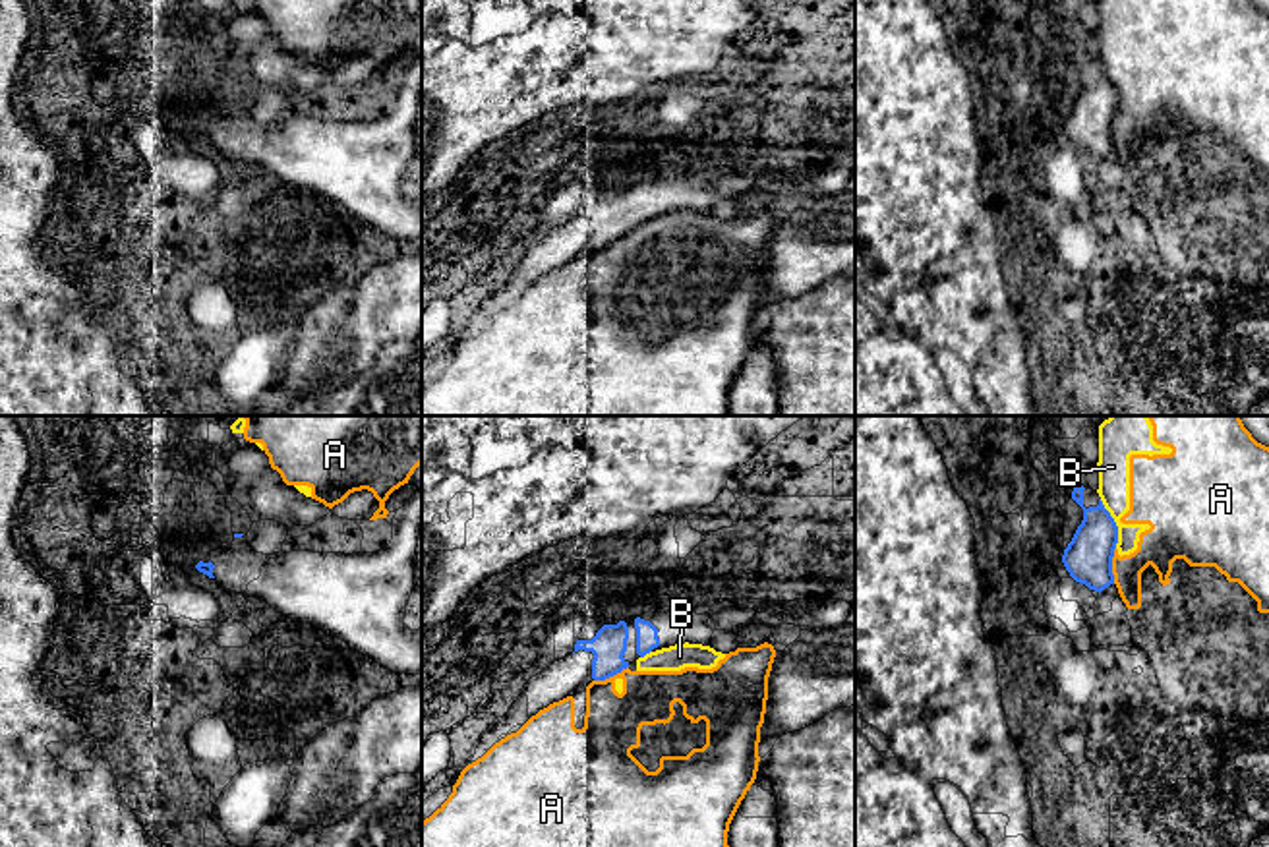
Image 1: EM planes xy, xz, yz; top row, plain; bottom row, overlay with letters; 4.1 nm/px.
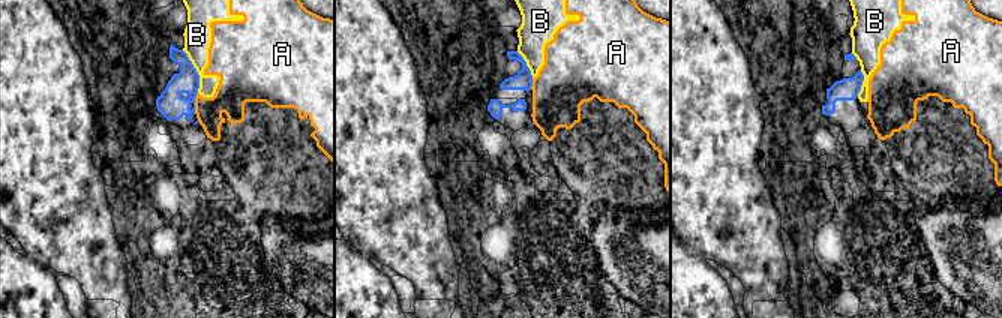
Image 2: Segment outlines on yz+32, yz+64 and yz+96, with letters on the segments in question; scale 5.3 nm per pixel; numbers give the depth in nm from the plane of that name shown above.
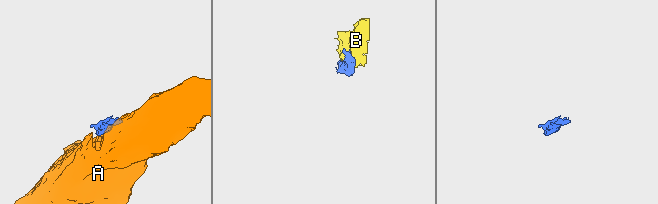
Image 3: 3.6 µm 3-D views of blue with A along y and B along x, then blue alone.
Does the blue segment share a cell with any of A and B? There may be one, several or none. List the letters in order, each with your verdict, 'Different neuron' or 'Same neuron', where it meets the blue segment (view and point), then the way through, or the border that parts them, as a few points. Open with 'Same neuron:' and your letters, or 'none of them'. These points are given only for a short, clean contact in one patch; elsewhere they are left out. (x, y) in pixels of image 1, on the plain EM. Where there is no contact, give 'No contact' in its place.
Same neuron: none of them
A: Different neuron. Touches blue at yz (1111, 132)
B: Different neuron. Touches blue at yz (1115, 91)

